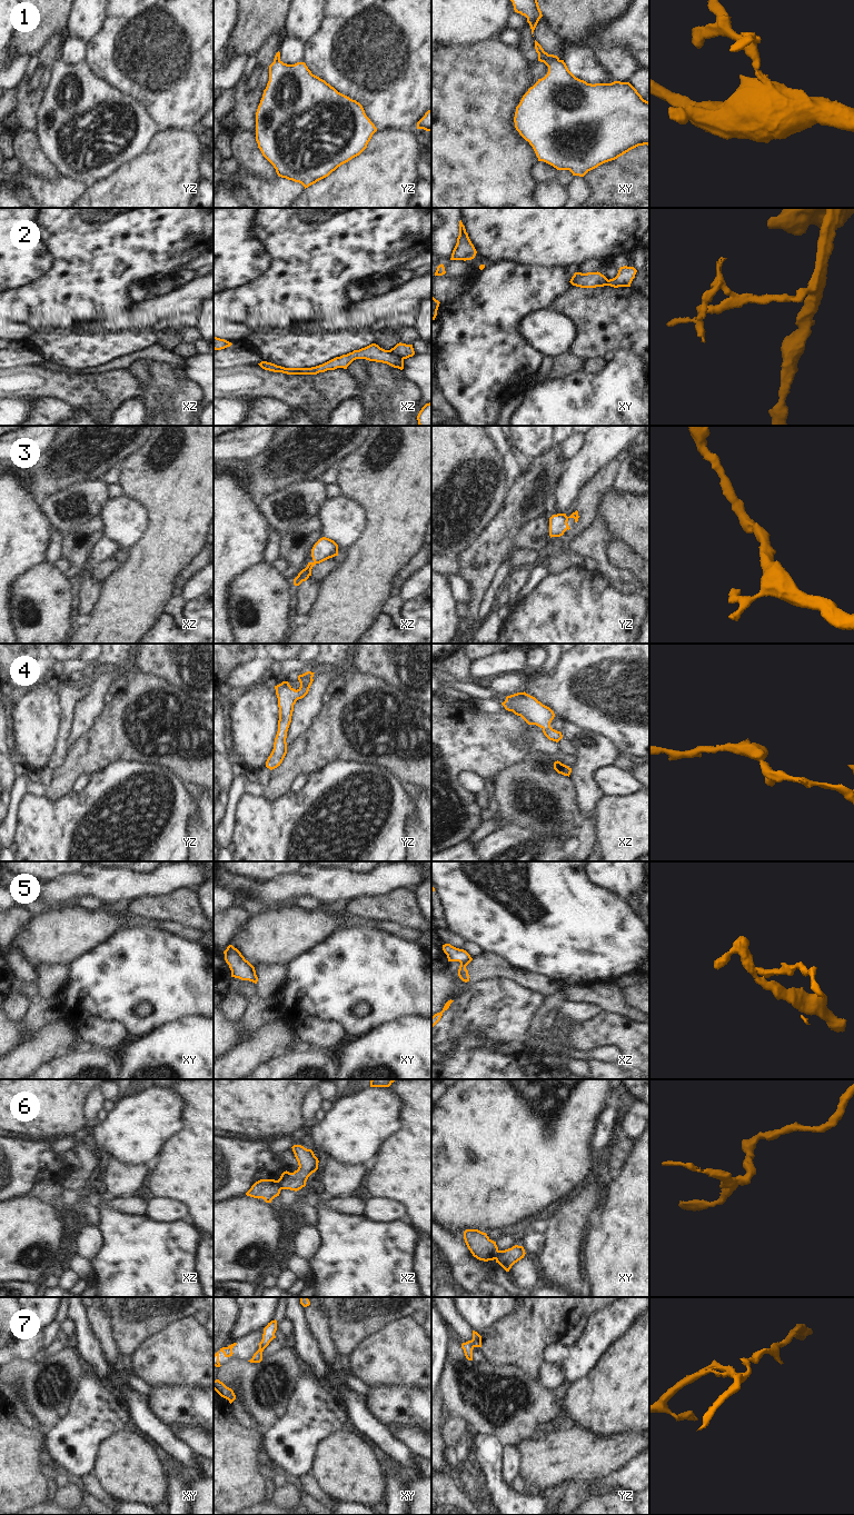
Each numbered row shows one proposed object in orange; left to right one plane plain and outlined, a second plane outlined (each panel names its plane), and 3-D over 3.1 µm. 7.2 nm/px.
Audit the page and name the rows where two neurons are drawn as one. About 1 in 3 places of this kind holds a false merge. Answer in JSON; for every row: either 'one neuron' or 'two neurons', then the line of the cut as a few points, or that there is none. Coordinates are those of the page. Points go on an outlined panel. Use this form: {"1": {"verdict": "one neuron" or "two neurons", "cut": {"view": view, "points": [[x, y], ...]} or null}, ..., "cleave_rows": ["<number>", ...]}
{"1": {"verdict": "one neuron", "cut": null}, "2": {"verdict": "two neurons", "cut": {"view": "xz", "points": [[389, 350], [403, 360]]}}, "3": {"verdict": "one neuron", "cut": null}, "4": {"verdict": "one neuron", "cut": null}, "5": {"verdict": "two neurons", "cut": {"view": "xz", "points": [[472, 958], [460, 963]]}}, "6": {"verdict": "two neurons", "cut": {"view": "xz", "points": [[278, 1179], [281, 1188]]}}, "7": {"verdict": "two neurons", "cut": {"view": "yz", "points": [[480, 1338], [473, 1345]]}}, "cleave_rows": ["2", "5", "6", "7"]}

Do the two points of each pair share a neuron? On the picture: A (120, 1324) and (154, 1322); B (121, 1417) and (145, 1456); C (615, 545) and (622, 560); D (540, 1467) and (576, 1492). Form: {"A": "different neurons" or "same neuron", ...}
{"A": "same neuron", "B": "different neurons", "C": "same neuron", "D": "different neurons"}

